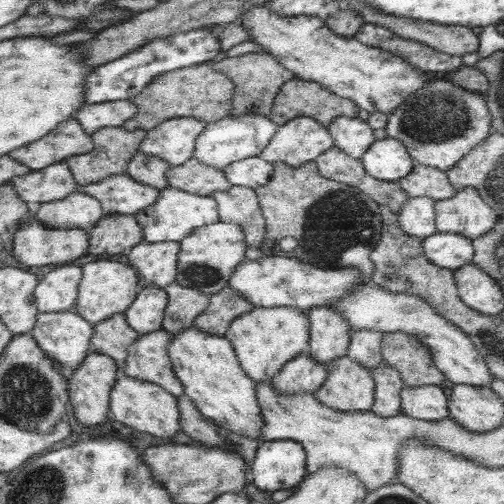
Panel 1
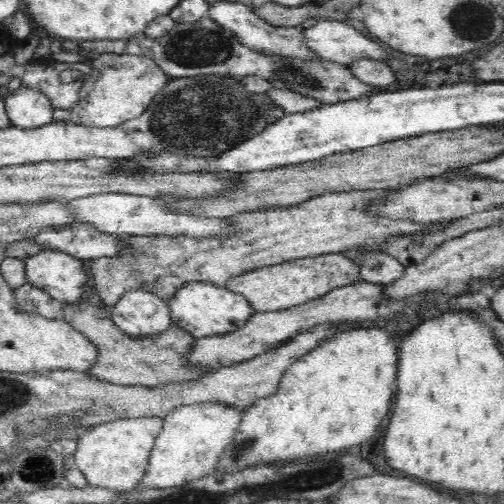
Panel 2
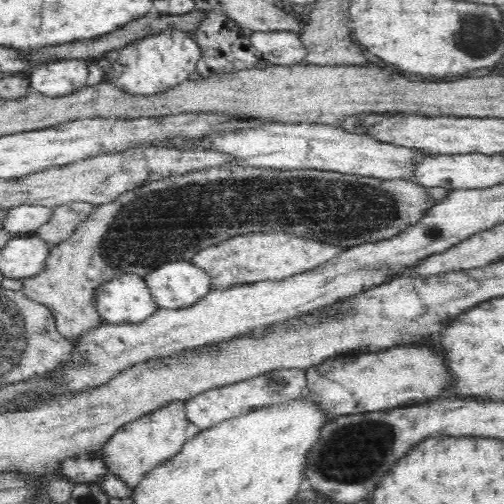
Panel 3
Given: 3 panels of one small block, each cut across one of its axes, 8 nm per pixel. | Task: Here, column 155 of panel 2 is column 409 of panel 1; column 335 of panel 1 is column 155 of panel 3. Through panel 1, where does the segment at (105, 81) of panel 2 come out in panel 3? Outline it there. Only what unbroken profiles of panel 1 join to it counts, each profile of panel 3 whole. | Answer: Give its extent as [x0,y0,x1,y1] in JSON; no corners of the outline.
[104,30,200,96]

